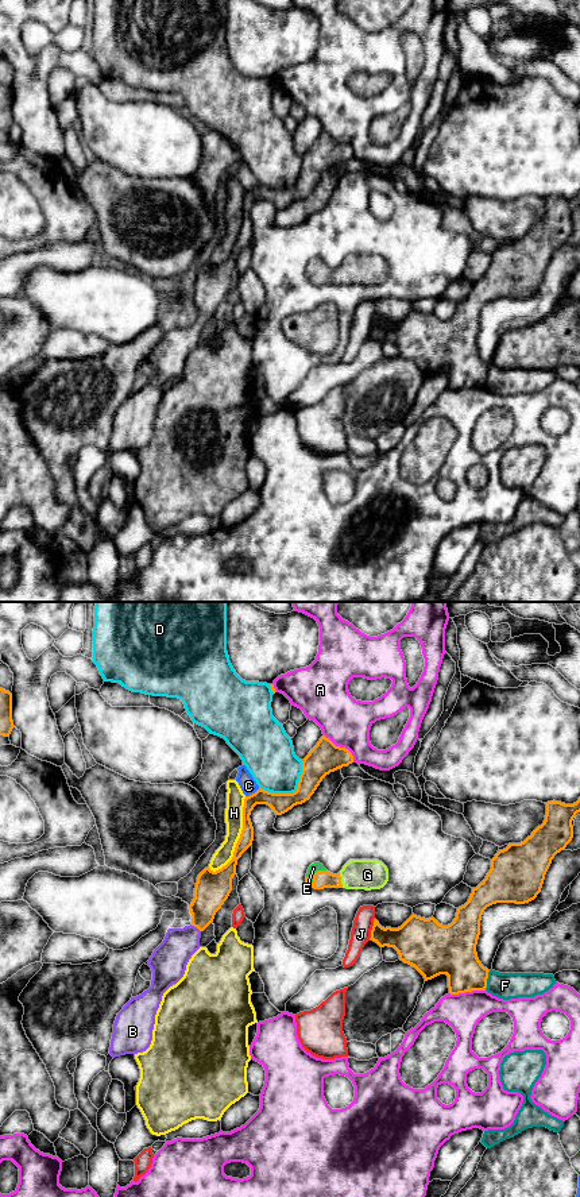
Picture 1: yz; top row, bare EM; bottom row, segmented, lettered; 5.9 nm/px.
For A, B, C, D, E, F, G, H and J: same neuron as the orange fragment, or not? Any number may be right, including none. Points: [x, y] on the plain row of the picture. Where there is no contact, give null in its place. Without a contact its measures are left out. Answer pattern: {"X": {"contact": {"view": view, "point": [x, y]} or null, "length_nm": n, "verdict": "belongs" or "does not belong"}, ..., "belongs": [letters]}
{"A": {"contact": {"view": "yz", "point": [341, 143]}, "length_nm": 240, "verdict": "does not belong"}, "B": {"contact": {"view": "yz", "point": [196, 321]}, "length_nm": 80, "verdict": "belongs"}, "C": {"contact": {"view": "yz", "point": [252, 189]}, "length_nm": 100, "verdict": "does not belong"}, "D": {"contact": {"view": "yz", "point": [293, 188]}, "length_nm": 300, "verdict": "does not belong"}, "E": {"contact": {"view": "yz", "point": [314, 269]}, "length_nm": 130, "verdict": "belongs"}, "F": {"contact": {"view": "yz", "point": [486, 375]}, "length_nm": 120, "verdict": "does not belong"}, "G": {"contact": {"view": "yz", "point": [340, 275]}, "length_nm": 90, "verdict": "belongs"}, "H": {"contact": {"view": "yz", "point": [240, 232]}, "length_nm": 500, "verdict": "does not belong"}, "J": {"contact": {"view": "yz", "point": [372, 324]}, "length_nm": 130, "verdict": "does not belong"}, "belongs": ["B", "E", "G"]}

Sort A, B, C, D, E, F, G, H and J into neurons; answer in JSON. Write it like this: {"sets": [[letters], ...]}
{"sets": [["A"], ["B", "E", "G"], ["C"], ["D"], ["F"], ["H"], ["J"]]}

